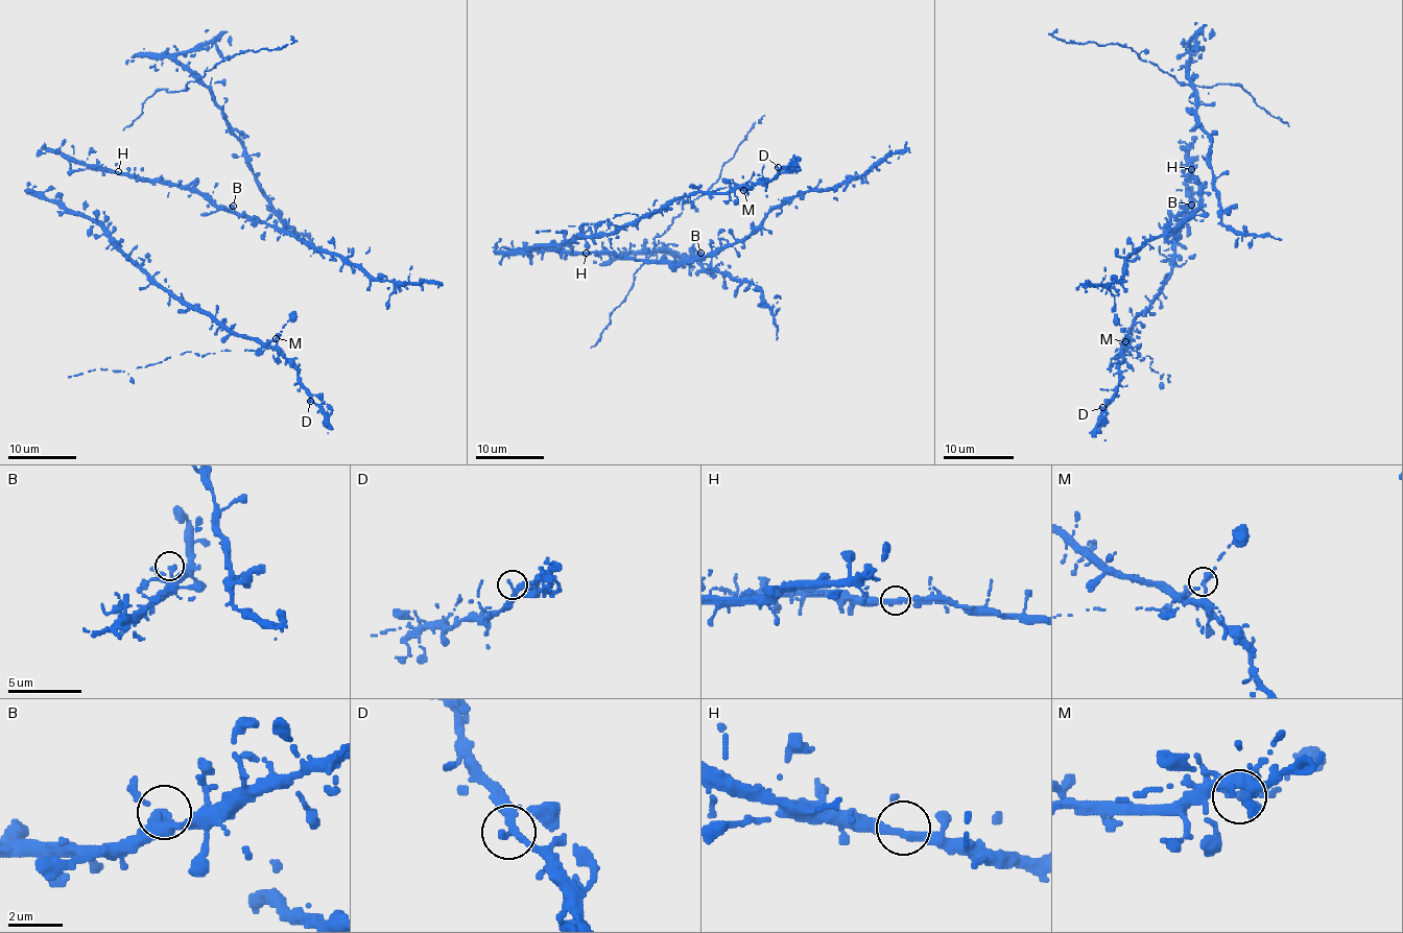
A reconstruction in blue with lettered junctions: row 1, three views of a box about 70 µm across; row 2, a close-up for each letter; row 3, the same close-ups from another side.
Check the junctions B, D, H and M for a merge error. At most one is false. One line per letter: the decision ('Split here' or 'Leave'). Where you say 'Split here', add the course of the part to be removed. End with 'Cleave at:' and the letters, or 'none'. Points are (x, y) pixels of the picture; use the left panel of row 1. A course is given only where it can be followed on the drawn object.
B: Leave
D: Leave
H: Leave
M: Leave
Cleave at: none

